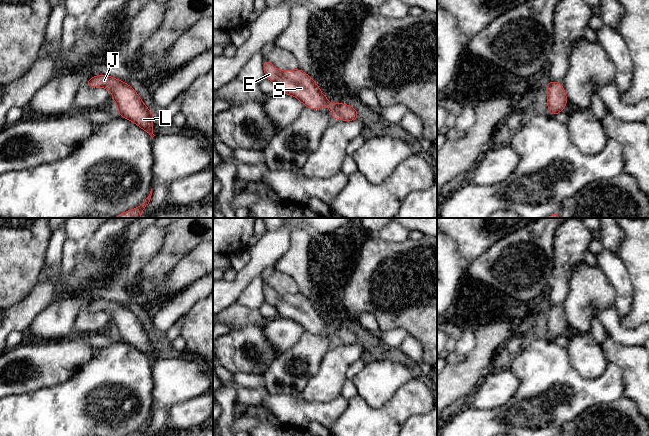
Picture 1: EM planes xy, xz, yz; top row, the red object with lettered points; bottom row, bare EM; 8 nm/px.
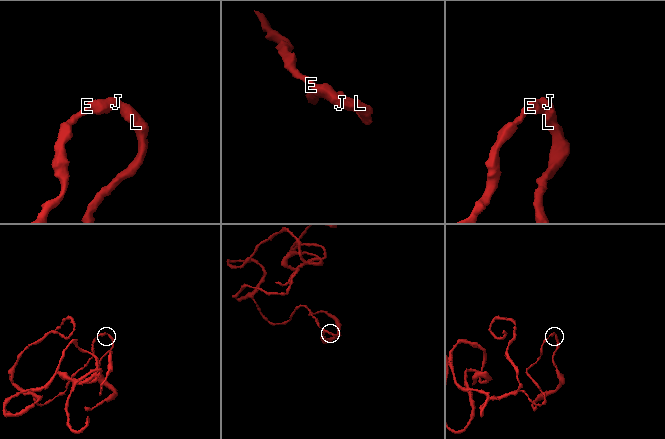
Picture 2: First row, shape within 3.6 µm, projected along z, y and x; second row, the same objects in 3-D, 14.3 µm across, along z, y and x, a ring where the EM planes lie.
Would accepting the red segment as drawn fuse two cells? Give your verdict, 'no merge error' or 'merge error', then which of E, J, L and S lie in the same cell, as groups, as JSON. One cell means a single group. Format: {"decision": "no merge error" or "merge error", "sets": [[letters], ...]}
{"decision": "no merge error", "sets": [["E", "J", "L", "S"]]}

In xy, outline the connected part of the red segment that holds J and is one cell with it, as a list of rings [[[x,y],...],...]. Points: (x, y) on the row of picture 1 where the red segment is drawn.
[[[97,75],[85,81],[89,87],[103,87],[112,92],[112,99],[116,101],[120,116],[134,122],[153,138],[154,113],[147,109],[136,91],[126,82],[106,76]]]

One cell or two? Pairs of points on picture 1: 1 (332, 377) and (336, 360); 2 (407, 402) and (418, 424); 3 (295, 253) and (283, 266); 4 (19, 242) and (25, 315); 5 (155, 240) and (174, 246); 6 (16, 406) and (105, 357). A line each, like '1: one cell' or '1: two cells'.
1: one cell
2: two cells
3: one cell
4: two cells
5: two cells
6: one cell

